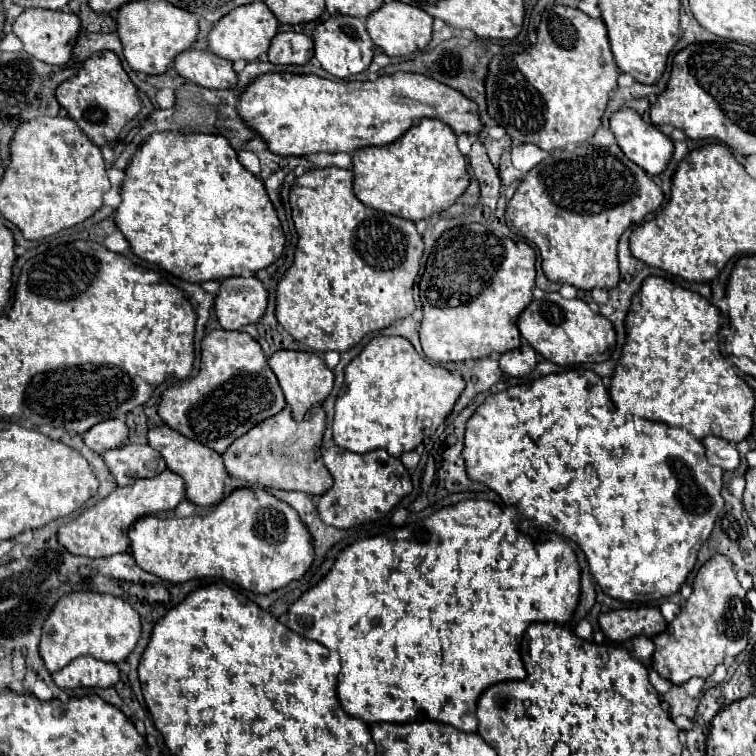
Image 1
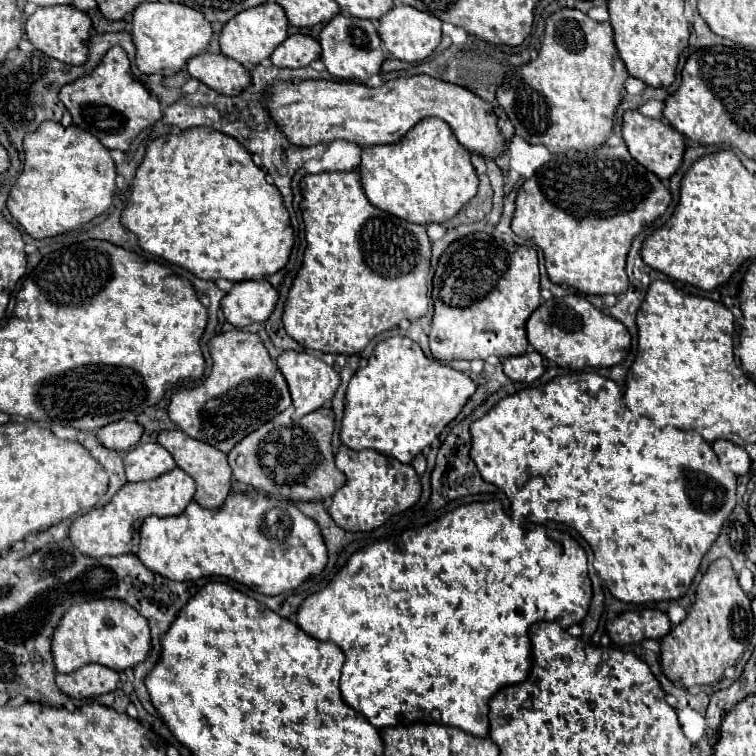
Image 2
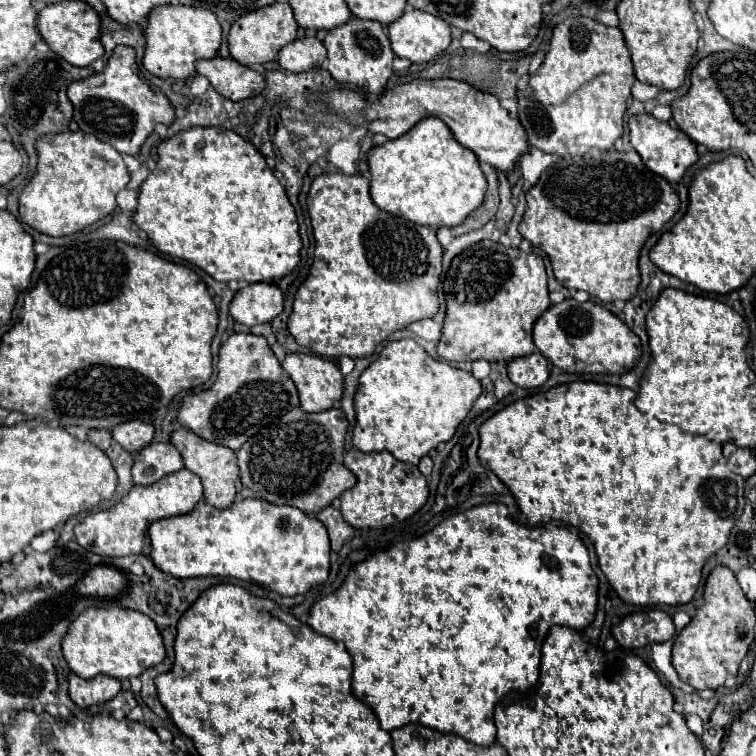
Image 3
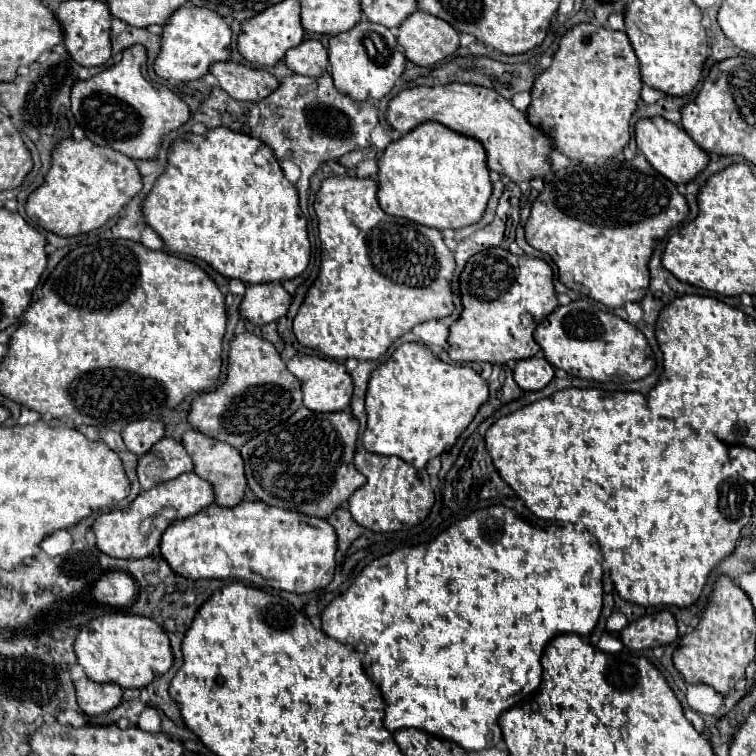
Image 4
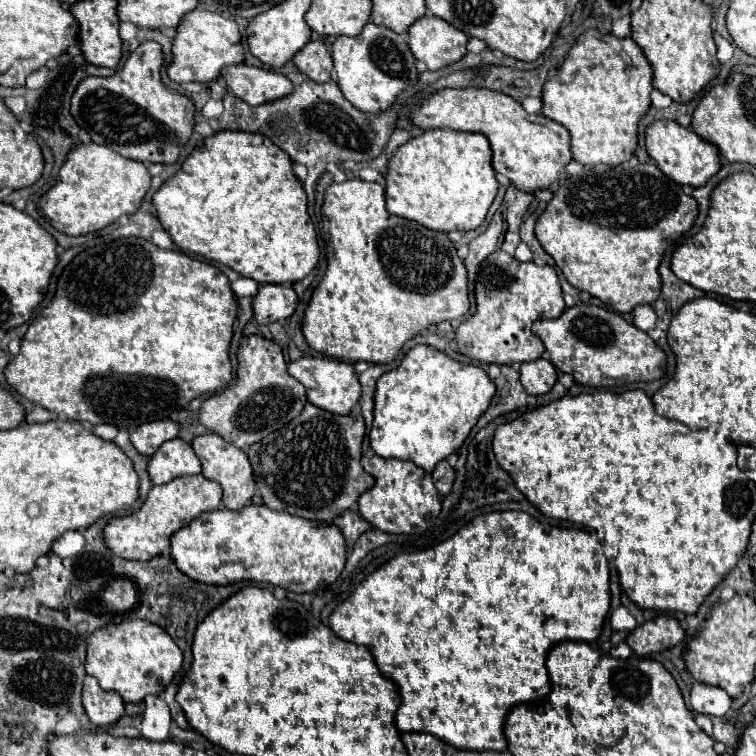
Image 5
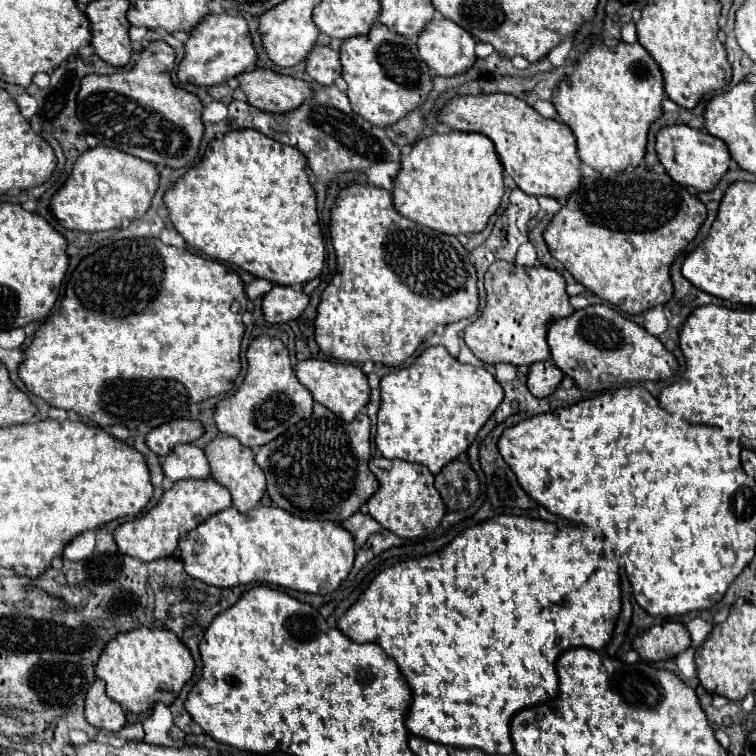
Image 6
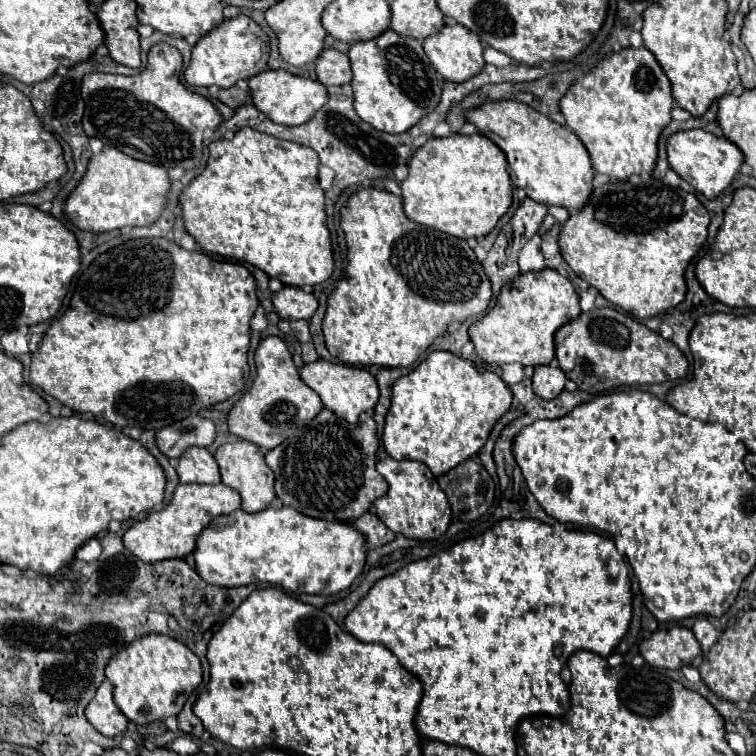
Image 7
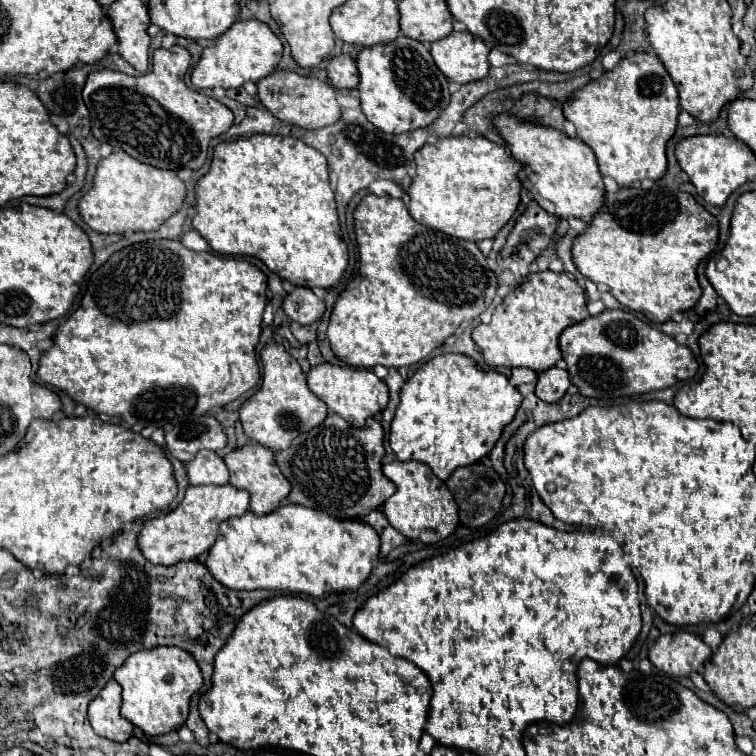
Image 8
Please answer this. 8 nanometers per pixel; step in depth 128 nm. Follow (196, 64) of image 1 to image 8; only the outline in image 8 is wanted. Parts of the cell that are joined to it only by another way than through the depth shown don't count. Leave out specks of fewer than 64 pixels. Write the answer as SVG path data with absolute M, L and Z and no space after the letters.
M276 70L274 74L258 82L260 102L282 122L288 122L288 124L294 124L306 130L332 126L336 120L340 120L340 106L338 106L336 96L338 92L332 84L322 82L314 76L300 76L296 72Z

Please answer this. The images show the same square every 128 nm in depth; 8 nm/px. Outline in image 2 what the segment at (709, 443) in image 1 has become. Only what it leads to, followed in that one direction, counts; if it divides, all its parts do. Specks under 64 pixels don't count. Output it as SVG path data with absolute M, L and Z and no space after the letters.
M716 440L712 444L712 448L714 448L716 456L720 458L720 462L726 464L736 476L748 474L752 460L750 460L748 452L742 446L736 446L736 444L728 442L728 440Z

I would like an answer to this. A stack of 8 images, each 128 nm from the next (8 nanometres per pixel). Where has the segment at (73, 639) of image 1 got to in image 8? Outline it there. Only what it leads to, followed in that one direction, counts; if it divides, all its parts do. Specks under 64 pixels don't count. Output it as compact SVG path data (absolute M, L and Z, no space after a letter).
M158 646L132 654L114 678L122 686L122 716L138 726L146 736L162 736L186 724L190 698L202 688L202 672L196 660L178 646Z

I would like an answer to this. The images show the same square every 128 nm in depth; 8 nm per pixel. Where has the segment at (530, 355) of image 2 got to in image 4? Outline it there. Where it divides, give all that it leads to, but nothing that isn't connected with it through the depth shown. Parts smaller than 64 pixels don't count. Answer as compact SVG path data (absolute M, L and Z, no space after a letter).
M542 356L520 360L514 368L514 380L522 390L542 390L554 378L554 368Z

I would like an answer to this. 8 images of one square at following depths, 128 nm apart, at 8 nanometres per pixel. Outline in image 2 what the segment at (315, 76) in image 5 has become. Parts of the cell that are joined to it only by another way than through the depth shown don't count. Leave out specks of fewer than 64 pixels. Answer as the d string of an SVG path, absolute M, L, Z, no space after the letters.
M306 34L288 36L270 56L278 68L304 68L320 58L320 42Z

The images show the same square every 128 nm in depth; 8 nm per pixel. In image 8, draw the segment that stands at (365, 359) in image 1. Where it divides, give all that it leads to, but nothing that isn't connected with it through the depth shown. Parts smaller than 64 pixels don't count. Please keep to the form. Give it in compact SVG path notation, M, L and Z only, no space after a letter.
M444 354L428 360L400 390L400 406L392 420L390 430L390 448L394 450L398 460L416 460L428 464L432 472L440 480L448 480L448 476L460 468L468 466L476 460L488 456L502 436L506 424L510 424L522 406L522 394L510 380L494 370L480 370L478 364L464 354Z

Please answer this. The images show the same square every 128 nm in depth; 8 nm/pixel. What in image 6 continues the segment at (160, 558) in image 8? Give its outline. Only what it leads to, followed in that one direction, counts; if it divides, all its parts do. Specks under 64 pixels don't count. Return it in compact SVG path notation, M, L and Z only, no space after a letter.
M214 478L208 480L180 480L170 490L164 492L162 500L148 510L142 518L130 520L116 528L114 540L120 548L120 552L150 562L158 558L174 556L178 550L180 538L188 536L198 524L202 524L206 518L210 518L214 512L222 512L232 506L232 496L228 488L218 484Z

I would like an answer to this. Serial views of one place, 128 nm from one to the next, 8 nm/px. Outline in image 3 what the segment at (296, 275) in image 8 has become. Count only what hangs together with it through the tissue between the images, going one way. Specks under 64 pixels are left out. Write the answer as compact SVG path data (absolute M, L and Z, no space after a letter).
M190 128L190 130L184 130L184 132L176 134L176 136L172 136L166 142L162 142L158 146L158 154L160 154L160 160L158 160L156 168L150 172L150 176L146 178L146 182L140 188L138 208L136 208L134 216L132 216L132 220L138 224L138 228L142 228L148 234L148 238L152 240L152 244L160 252L196 264L198 268L208 272L218 282L230 282L230 280L266 282L266 280L276 280L276 278L282 278L282 276L290 274L300 264L302 238L300 238L300 232L298 232L294 206L290 204L290 200L288 200L288 196L284 192L284 186L274 176L274 170L266 164L266 158L260 156L260 152L256 152L256 148L252 144L248 144L248 140L244 140L242 136L238 136L232 130L224 130L224 128Z

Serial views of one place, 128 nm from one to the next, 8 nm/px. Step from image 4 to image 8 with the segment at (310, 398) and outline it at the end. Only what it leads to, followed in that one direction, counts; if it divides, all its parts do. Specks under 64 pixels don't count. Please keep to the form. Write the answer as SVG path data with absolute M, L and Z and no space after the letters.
M320 364L308 372L308 388L326 402L326 406L342 416L356 428L364 428L366 420L380 414L388 404L388 386L380 380L372 370L360 370L350 366L336 366L336 364Z

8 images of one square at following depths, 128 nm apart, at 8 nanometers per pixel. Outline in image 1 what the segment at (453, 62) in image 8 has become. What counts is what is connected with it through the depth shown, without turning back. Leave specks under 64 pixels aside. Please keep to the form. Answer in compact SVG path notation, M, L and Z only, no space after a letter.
M390 2L390 4L384 4L380 10L376 10L372 16L368 16L366 28L368 28L368 34L374 40L374 44L380 50L384 50L384 54L408 56L408 54L424 50L430 44L432 22L434 22L434 18L416 6L408 6L402 2Z

